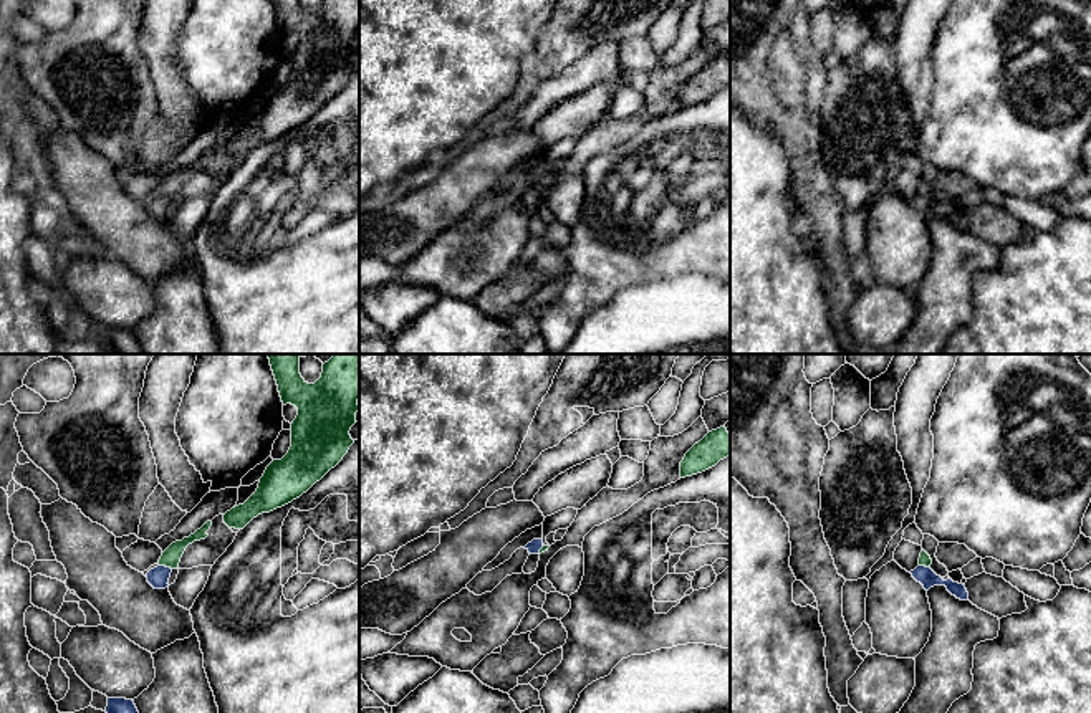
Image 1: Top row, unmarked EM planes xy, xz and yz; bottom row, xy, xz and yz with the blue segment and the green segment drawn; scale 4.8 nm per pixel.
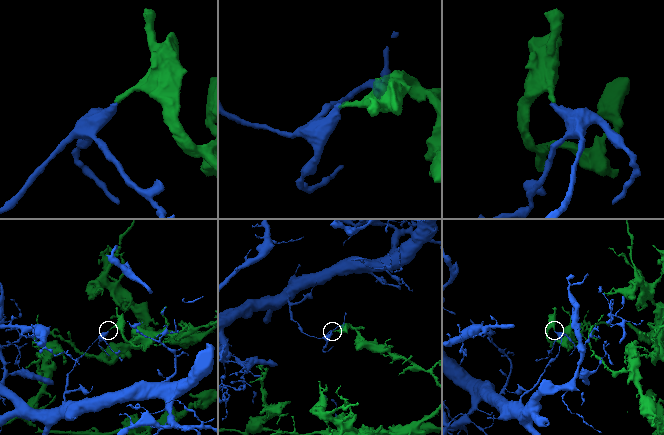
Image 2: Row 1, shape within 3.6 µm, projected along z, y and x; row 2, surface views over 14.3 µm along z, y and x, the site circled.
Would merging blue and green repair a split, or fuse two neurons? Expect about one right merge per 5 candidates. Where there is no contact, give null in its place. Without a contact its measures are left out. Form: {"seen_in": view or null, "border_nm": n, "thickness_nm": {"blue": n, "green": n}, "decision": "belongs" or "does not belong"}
{"seen_in": "xy", "border_nm": 70, "thickness_nm": {"blue": 100, "green": 90}, "decision": "does not belong"}

